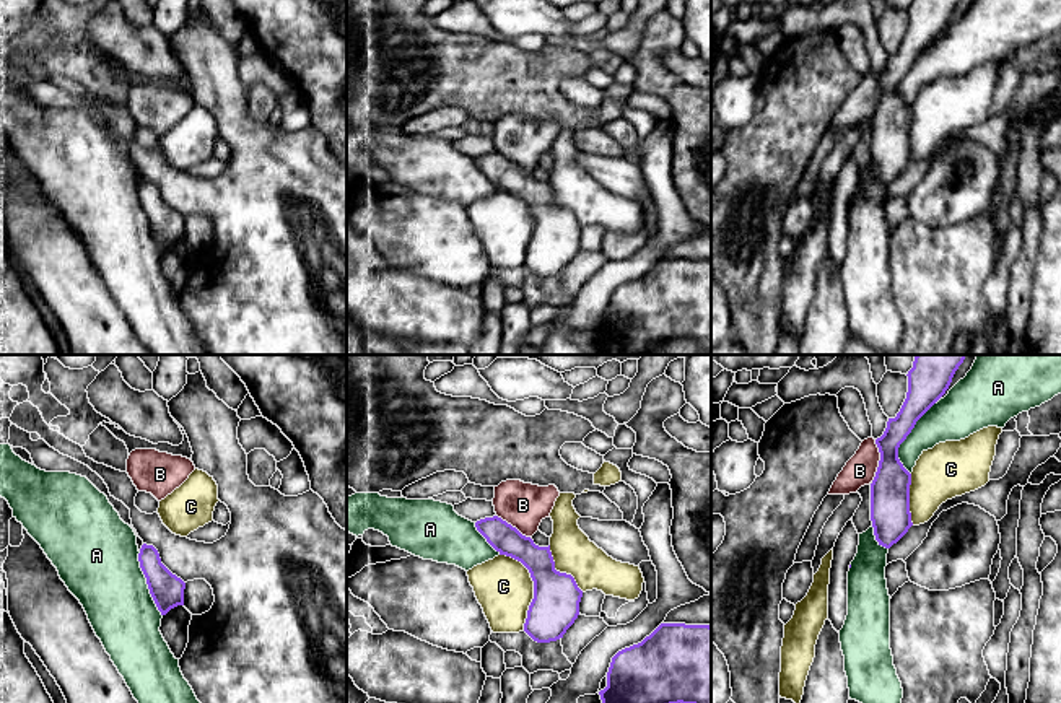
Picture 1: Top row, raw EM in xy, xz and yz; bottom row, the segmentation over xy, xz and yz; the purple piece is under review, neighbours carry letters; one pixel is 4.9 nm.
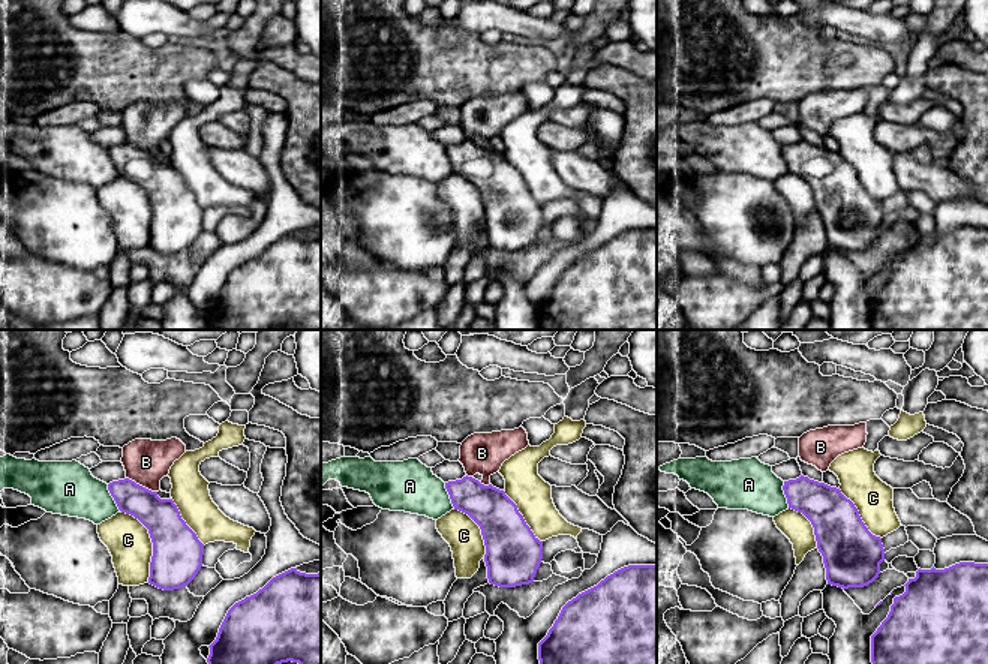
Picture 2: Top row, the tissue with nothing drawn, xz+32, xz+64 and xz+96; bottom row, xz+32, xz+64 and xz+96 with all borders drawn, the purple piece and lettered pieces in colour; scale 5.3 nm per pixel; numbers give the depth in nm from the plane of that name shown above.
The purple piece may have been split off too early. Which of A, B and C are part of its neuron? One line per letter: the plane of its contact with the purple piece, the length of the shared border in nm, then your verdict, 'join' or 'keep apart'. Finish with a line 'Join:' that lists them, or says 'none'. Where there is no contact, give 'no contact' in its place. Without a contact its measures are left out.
A: contact in yz; length 380 nm; keep apart
B: contact in yz; length 220 nm; keep apart
C: contact in xz; length 400 nm; keep apart
Join: none

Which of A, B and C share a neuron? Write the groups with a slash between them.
A B / C

